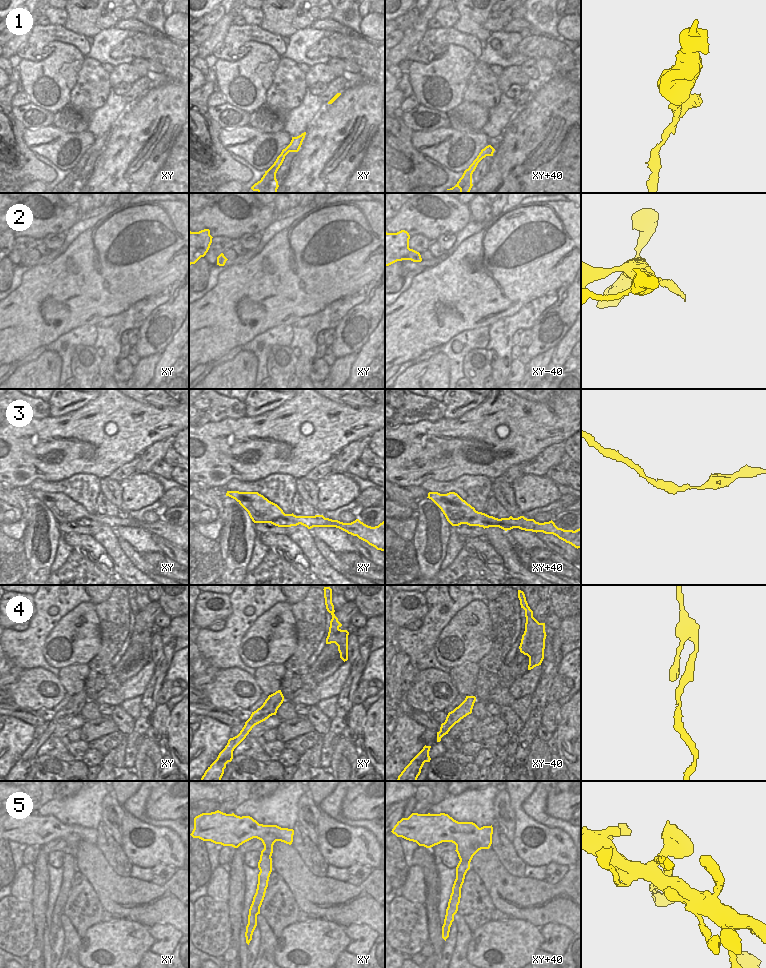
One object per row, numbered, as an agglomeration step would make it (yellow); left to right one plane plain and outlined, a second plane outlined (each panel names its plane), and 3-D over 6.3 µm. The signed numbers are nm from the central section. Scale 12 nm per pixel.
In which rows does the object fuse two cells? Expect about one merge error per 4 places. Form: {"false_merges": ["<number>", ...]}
{"false_merges": ["2", "5"]}

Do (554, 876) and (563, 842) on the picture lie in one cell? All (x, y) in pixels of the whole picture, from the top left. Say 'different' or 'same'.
different

